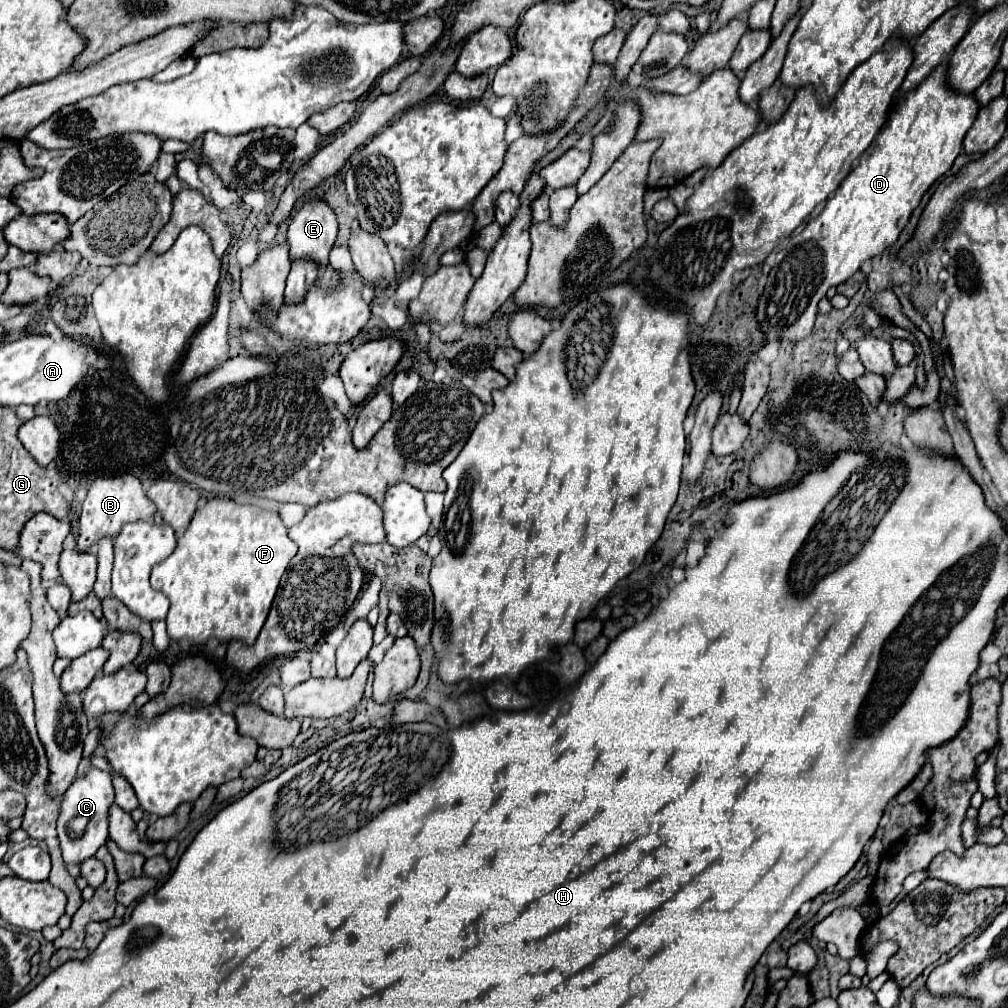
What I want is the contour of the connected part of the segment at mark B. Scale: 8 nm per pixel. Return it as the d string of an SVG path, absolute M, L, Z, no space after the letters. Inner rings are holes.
M125 474L125 476L101 476L95 480L87 492L87 498L83 500L83 510L79 518L79 540L77 540L77 550L81 554L93 552L95 544L101 538L115 538L121 528L127 522L151 522L155 514L155 504L145 496L139 478Z

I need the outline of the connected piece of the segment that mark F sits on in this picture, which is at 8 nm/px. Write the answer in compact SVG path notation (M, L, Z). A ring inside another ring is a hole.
M229 498L209 500L195 512L191 526L177 538L177 548L173 554L151 572L151 588L163 592L171 602L167 614L169 638L175 642L187 638L191 646L203 646L213 636L225 644L239 640L245 646L251 646L269 614L279 580L295 554L297 546L287 536L287 528L277 512L263 510L255 504L237 504Z

